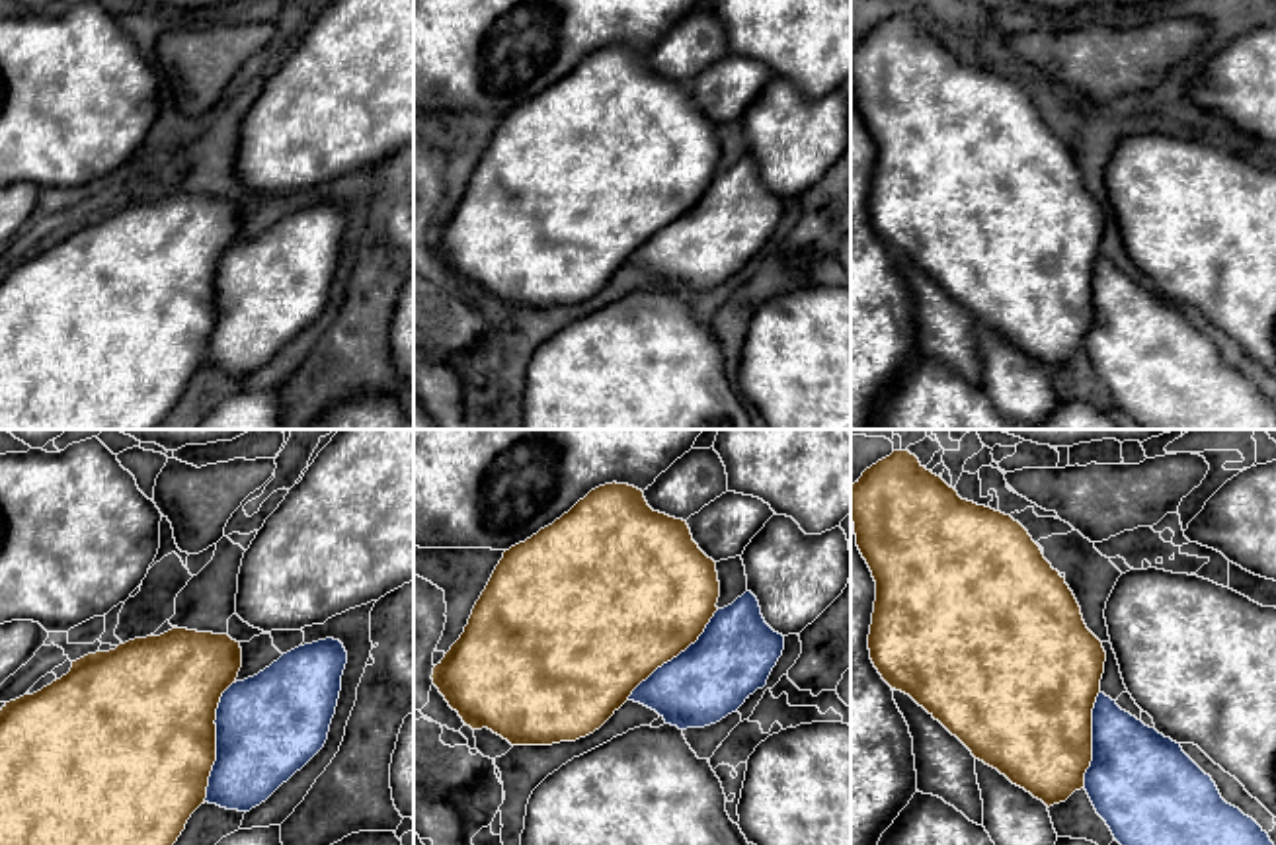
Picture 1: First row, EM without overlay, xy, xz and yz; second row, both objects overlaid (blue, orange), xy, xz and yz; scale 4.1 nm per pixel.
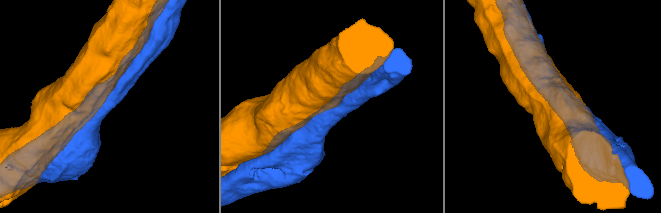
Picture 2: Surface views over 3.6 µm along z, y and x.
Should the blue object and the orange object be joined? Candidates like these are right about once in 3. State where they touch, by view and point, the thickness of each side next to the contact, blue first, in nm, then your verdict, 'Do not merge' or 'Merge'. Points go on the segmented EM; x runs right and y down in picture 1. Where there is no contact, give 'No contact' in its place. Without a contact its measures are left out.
Touches blue at xy (217, 740). Thickness 440 nm (blue) against 500 nm. Do not merge

